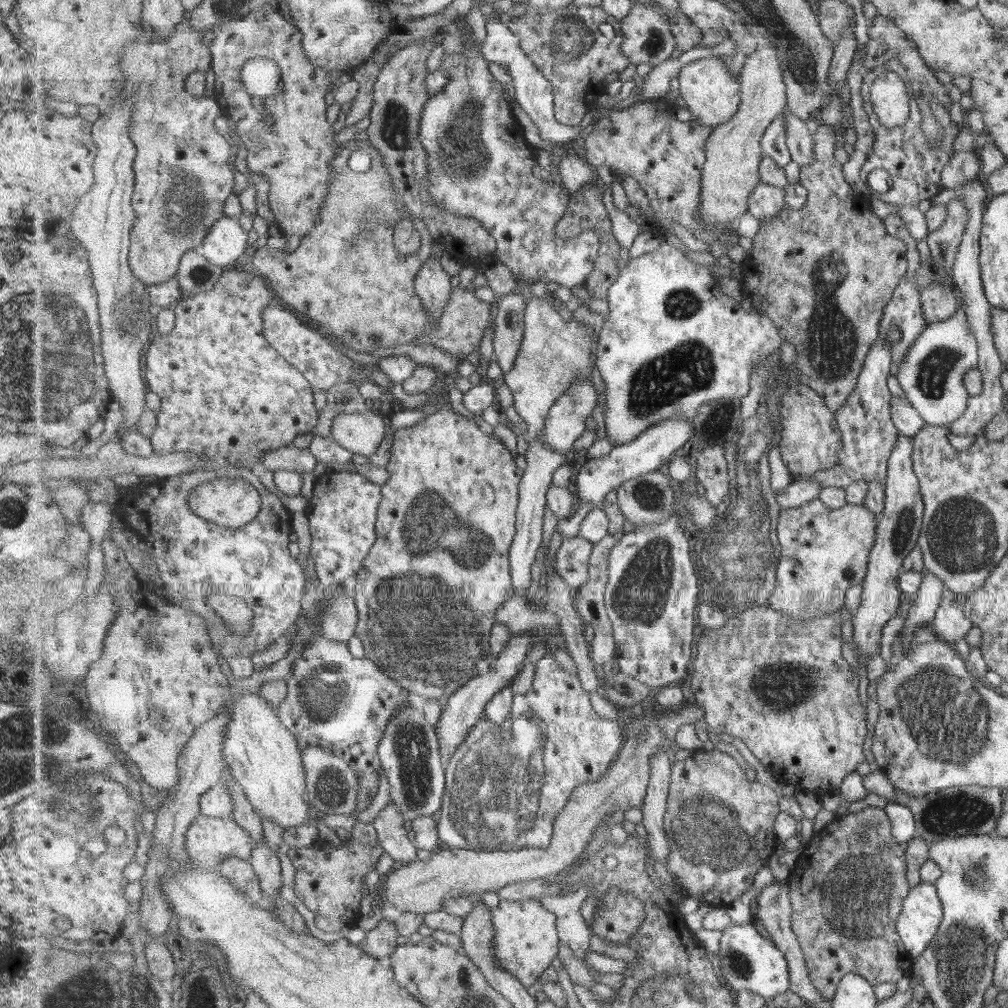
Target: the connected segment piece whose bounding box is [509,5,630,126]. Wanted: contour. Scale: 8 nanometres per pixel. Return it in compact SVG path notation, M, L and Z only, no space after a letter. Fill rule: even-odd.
M600 5L549 7L543 12L526 12L509 23L520 37L520 46L550 80L557 120L576 126L591 107L592 99L603 92L605 76L622 73L630 65L623 53L625 33L621 22Z

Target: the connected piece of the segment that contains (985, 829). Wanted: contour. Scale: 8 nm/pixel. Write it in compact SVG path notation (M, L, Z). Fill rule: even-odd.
M978 785L944 788L925 796L912 796L902 788L895 789L891 802L911 810L915 818L915 834L927 844L941 838L957 838L967 835L988 835L994 830L1003 807L1004 793L1001 788L985 788Z

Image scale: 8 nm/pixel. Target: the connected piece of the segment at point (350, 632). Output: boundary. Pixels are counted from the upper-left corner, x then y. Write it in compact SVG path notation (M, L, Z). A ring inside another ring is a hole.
M353 595L332 598L333 608L329 606L325 612L325 622L321 626L323 637L347 643L351 636L356 636L360 622L360 612Z

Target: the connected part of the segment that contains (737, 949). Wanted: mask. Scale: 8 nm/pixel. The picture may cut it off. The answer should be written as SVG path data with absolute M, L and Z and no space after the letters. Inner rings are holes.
M753 920L745 923L731 922L722 930L718 959L727 986L738 991L751 991L771 1000L791 988L791 968L784 952L773 938L765 938L755 928Z

